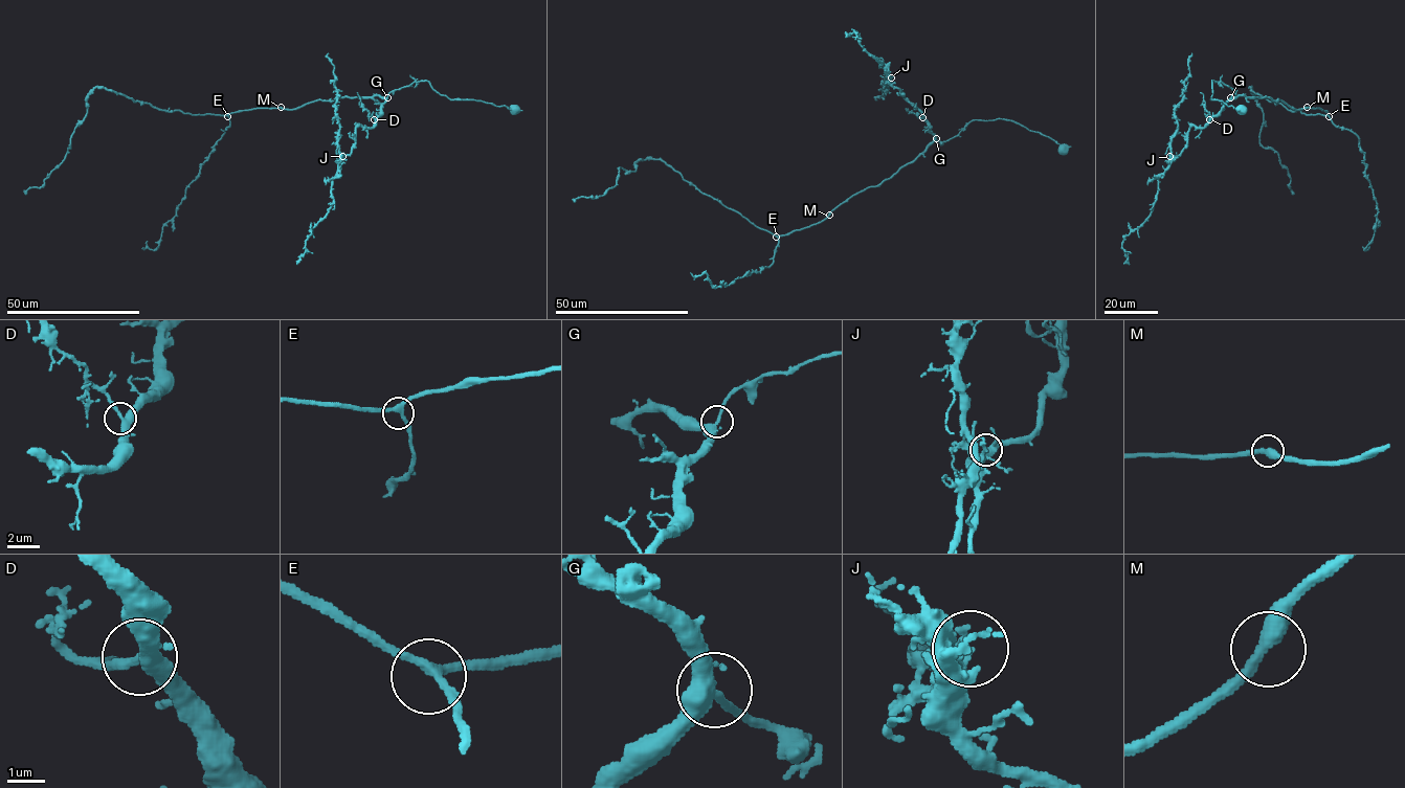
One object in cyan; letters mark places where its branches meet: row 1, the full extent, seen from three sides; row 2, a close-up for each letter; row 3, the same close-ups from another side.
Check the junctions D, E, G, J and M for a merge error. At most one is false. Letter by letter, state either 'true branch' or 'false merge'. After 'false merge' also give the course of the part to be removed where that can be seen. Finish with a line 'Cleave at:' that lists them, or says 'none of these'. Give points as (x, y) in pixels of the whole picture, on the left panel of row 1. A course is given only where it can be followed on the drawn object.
D: true branch
E: true branch
G: true branch
J: false merge; course (342, 156), (332, 179), (333, 202), (311, 229), (305, 252), (296, 264)
M: true branch
Cleave at: J

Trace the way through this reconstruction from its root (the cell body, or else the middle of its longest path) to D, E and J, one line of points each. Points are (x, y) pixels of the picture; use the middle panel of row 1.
D: (828, 215), (854, 195), (890, 178), (924, 151), (934, 135), (922, 117)
E: (828, 215), (817, 223), (776, 237)
J: (828, 215), (854, 195), (877, 186), (913, 162), (934, 140), (924, 116), (890, 83), (891, 77)

